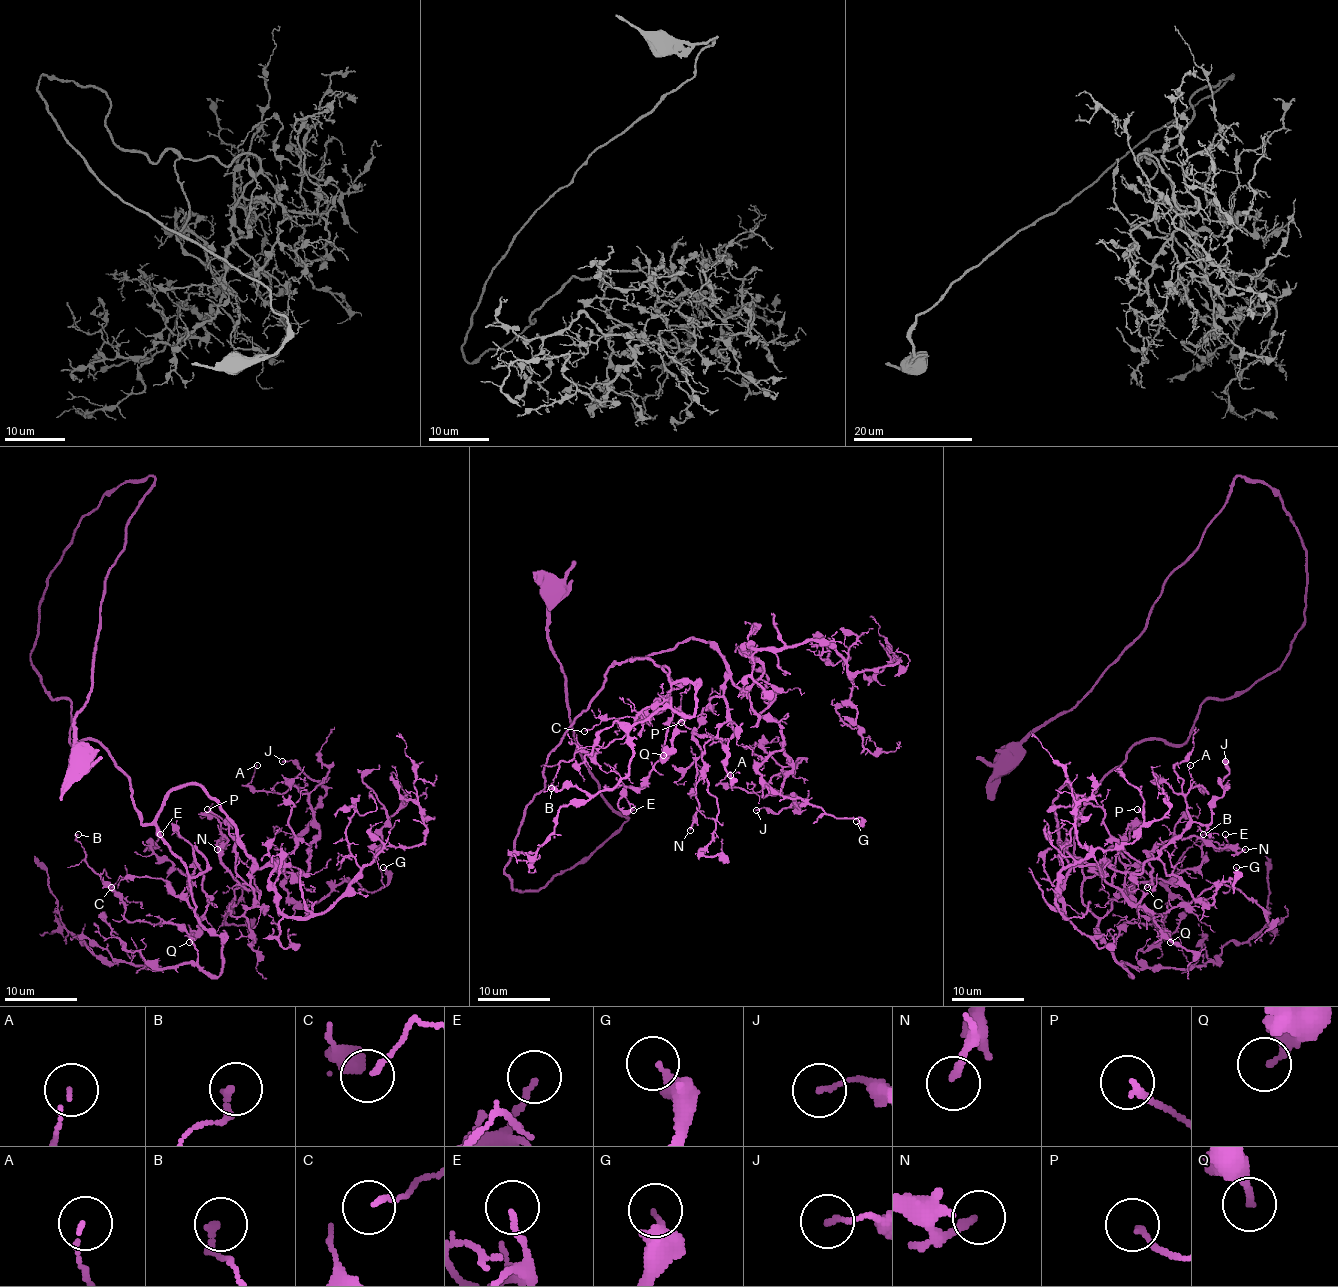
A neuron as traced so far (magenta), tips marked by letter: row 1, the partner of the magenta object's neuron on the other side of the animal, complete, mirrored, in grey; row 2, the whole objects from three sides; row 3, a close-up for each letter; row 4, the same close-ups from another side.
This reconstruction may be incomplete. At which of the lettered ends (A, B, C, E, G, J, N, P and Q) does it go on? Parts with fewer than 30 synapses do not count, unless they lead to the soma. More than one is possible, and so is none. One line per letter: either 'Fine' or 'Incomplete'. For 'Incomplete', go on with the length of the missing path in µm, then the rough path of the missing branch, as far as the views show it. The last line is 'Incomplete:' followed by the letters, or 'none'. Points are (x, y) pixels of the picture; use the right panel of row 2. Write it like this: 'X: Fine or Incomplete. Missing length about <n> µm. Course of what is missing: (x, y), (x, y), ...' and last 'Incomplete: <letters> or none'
A: Fine
B: Fine
C: Fine
E: Fine
G: Fine
J: Fine
N: Incomplete. Missing length about 25 µm. Course of what is missing: (1245, 849), (1267, 853), (1275, 864), (1295, 864), (1311, 858), (1322, 849), (1324, 838)
P: Fine
Q: Fine
Incomplete: N

